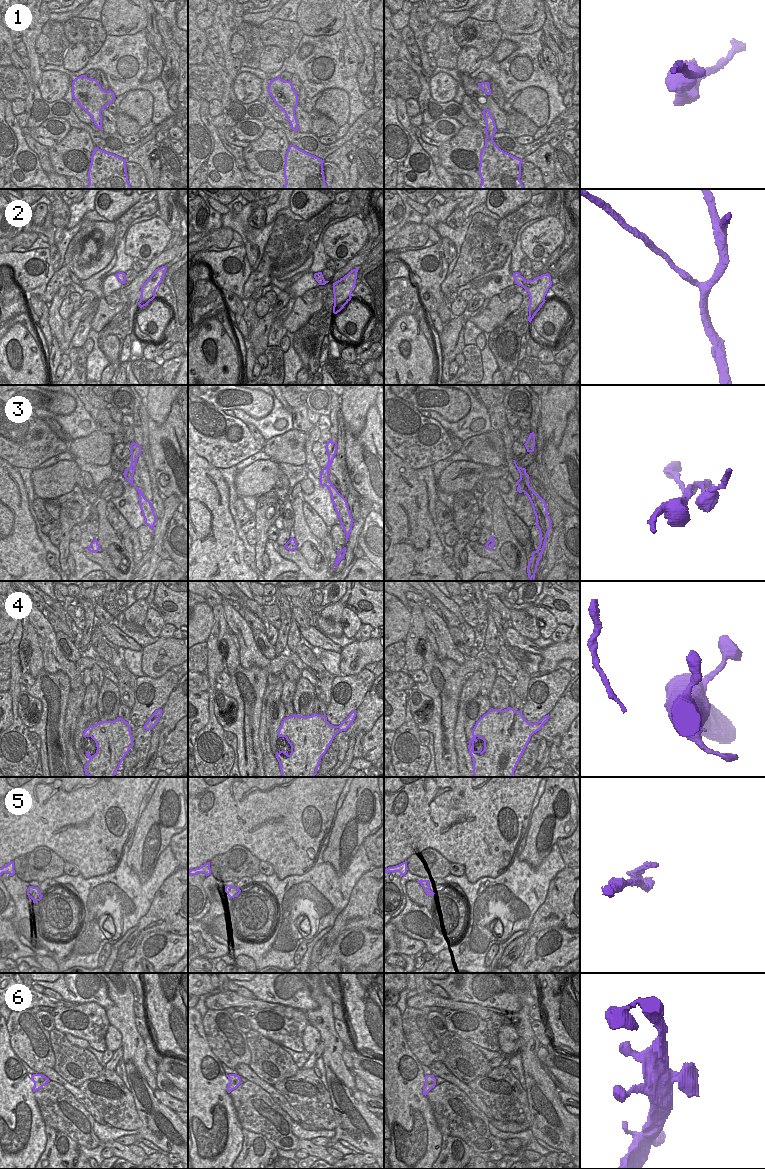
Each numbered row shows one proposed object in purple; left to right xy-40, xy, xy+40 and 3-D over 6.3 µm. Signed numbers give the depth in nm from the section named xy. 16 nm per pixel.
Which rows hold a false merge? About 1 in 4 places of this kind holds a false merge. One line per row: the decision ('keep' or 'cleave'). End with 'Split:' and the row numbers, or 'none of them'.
1: keep
2: keep
3: cleave
4: keep
5: cleave
6: keep
Split: 3, 5

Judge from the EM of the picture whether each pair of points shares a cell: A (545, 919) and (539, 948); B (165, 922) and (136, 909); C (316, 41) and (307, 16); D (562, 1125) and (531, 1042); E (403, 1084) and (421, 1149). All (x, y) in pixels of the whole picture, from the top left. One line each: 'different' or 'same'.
A: different
B: different
C: different
D: same
E: same

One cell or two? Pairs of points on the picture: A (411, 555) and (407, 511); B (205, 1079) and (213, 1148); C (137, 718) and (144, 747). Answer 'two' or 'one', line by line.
A: one
B: one
C: two

